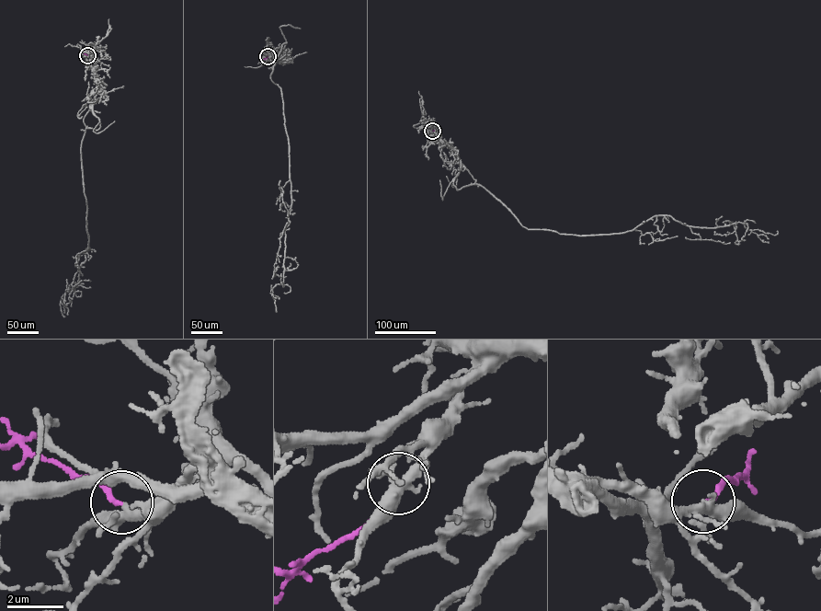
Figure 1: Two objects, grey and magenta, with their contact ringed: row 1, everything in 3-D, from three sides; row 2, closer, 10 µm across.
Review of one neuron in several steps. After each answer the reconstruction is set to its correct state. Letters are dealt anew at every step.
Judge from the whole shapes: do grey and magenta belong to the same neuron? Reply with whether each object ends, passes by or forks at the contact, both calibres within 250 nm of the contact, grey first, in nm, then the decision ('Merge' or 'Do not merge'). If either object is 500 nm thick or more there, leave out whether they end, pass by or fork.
At the ring grey forks. At the ring magenta ends. Thickness 300 nm (grey) against 160 nm. Merge

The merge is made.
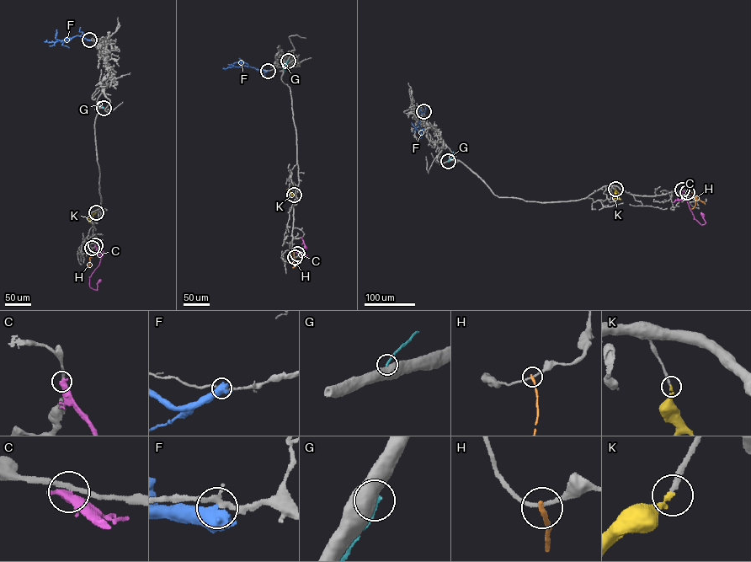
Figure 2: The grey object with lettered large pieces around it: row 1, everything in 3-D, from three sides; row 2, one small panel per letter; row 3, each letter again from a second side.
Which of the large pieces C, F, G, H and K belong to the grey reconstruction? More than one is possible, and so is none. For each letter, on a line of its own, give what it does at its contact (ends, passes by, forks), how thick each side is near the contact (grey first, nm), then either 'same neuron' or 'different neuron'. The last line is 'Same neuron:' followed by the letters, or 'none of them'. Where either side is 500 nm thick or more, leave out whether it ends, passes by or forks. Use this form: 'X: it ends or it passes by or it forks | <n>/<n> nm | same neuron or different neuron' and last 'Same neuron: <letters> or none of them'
C: it passes by | 240/400 nm | different neuron
F: 280/500 nm | different neuron
G: 850/220 nm | different neuron
H: it ends | 170/240 nm | different neuron
K: it ends | 260/200 nm | same neuron
Same neuron: K

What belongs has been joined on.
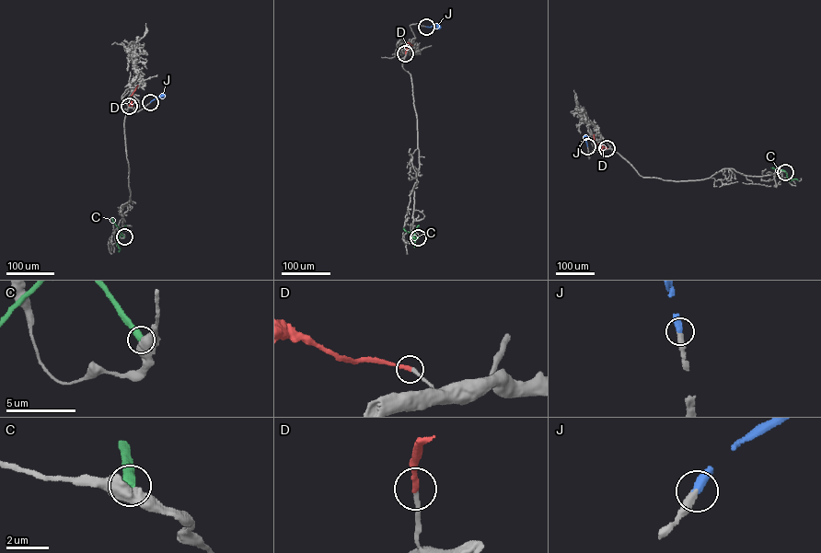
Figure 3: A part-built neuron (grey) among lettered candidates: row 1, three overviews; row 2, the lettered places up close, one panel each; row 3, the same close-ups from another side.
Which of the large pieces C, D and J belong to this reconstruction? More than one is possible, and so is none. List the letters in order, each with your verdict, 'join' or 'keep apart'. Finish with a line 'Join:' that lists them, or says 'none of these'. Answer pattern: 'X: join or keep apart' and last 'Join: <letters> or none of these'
C: keep apart
D: join
J: join
Join: D, J

